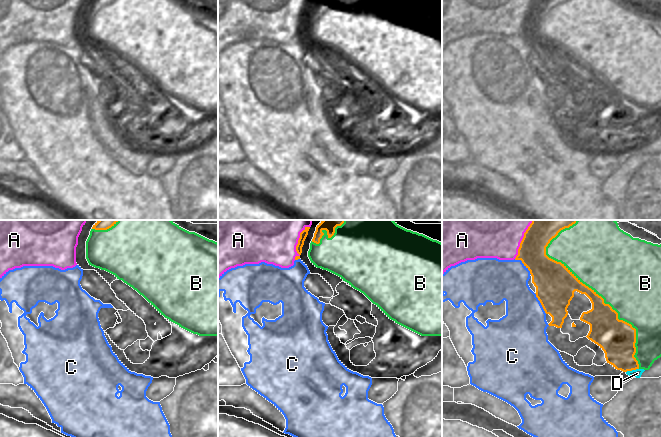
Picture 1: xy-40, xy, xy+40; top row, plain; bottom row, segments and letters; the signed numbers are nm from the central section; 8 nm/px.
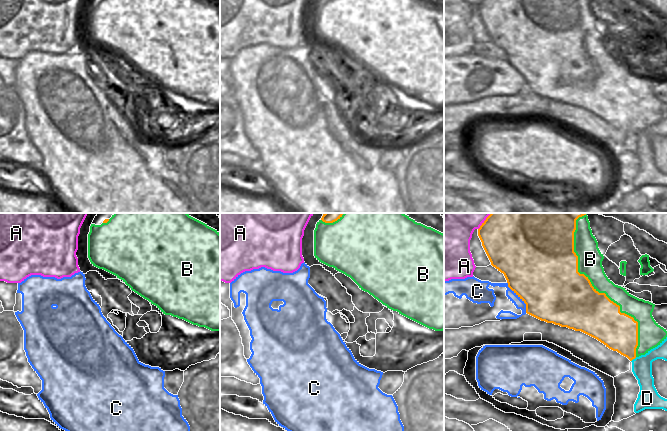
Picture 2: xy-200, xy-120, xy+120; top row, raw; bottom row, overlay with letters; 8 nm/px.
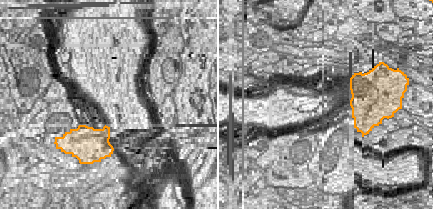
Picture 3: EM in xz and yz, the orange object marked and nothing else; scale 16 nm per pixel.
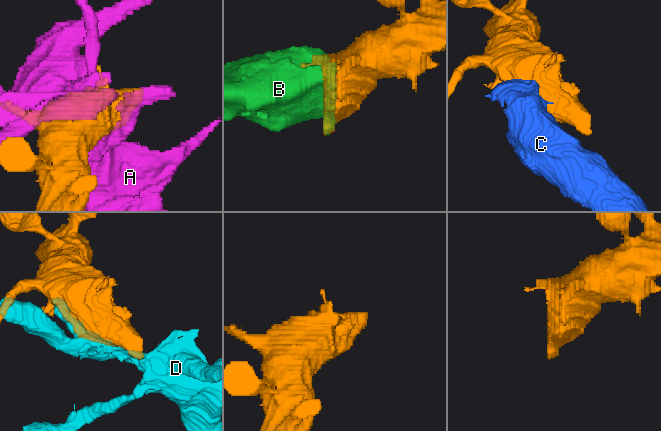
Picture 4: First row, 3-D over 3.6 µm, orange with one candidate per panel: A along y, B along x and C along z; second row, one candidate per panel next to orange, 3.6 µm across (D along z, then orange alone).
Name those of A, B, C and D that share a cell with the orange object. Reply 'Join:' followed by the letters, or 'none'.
Join: C

